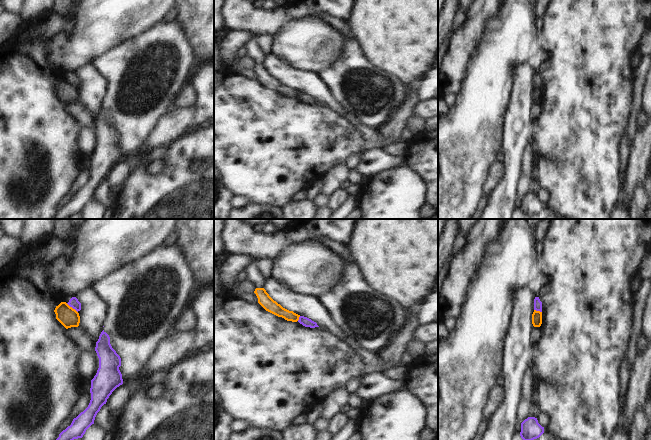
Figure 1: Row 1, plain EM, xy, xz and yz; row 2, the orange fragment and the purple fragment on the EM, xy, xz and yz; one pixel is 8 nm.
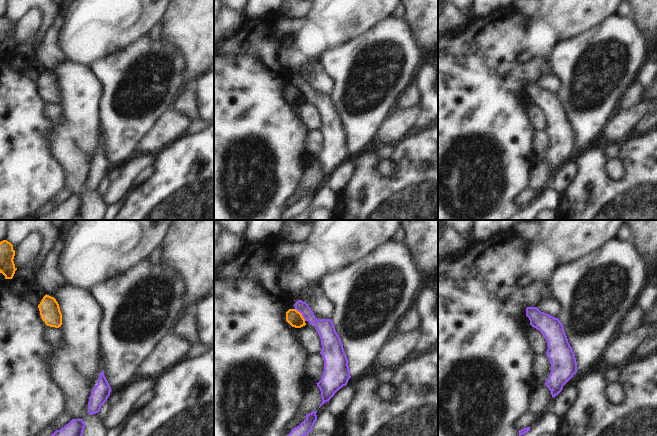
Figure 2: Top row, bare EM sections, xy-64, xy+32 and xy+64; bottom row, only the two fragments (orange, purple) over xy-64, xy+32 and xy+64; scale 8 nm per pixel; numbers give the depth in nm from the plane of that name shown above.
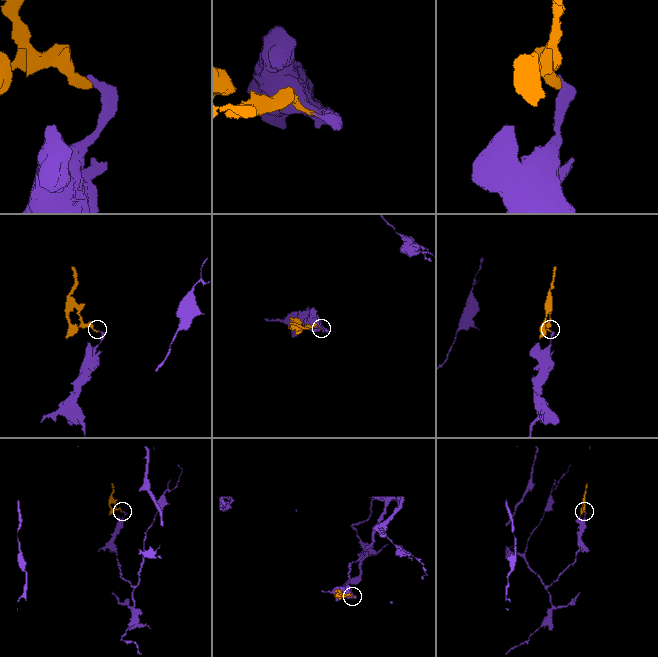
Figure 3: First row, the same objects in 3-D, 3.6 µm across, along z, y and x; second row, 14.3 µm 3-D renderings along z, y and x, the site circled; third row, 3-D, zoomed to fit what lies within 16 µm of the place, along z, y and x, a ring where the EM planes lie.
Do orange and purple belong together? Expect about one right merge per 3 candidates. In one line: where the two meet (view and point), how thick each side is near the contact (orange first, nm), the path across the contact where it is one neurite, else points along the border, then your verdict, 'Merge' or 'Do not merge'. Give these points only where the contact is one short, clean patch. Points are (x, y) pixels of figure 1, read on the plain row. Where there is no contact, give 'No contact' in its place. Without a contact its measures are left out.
Touches orange at xy (71, 83). Thickness 160 nm (orange) against 80 nm. Boundary: xy (66, 79), (77, 88). Do not merge

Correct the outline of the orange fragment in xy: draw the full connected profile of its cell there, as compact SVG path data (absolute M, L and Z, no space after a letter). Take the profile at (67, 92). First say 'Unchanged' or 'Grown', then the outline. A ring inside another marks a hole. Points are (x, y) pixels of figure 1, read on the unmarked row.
Unchanged. M61 78L54 86L56 95L66 104L78 103L80 99L79 89L66 78Z

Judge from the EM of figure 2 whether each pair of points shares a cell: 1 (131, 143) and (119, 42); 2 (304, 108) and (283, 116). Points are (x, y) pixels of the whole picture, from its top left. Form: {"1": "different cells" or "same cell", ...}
{"1": "different cells", "2": "different cells"}

